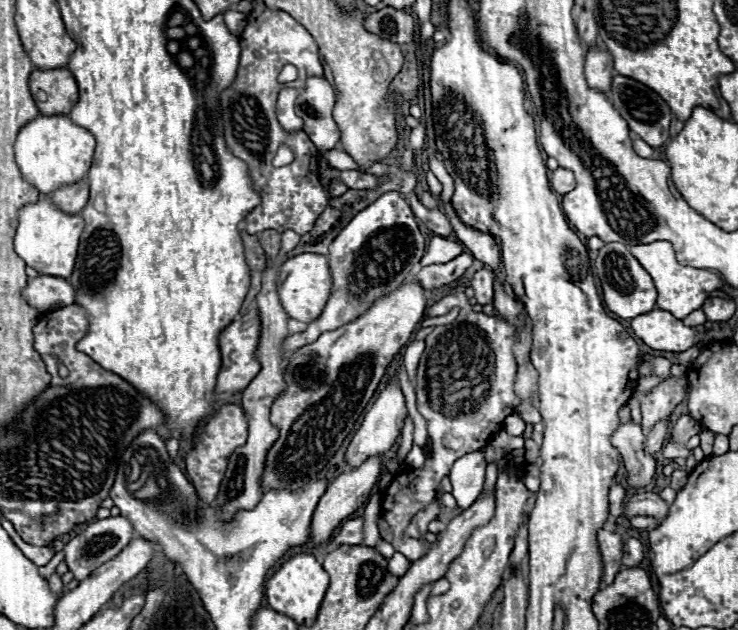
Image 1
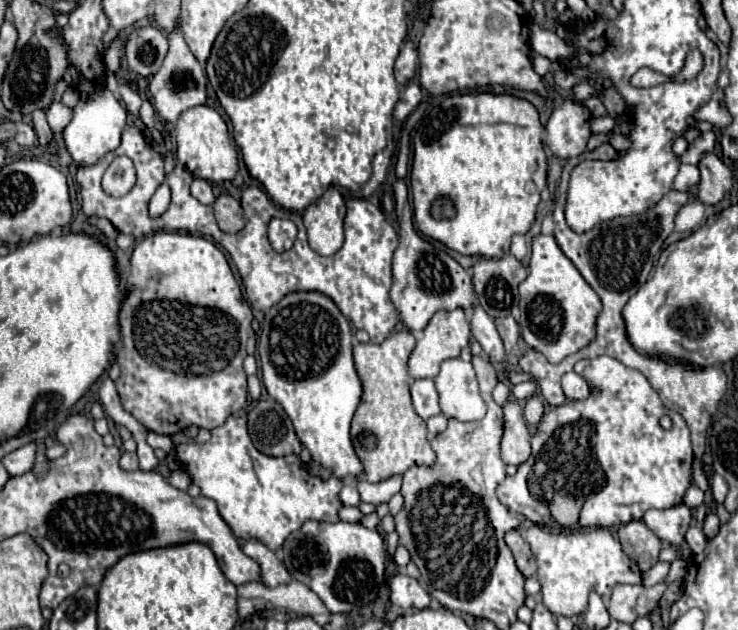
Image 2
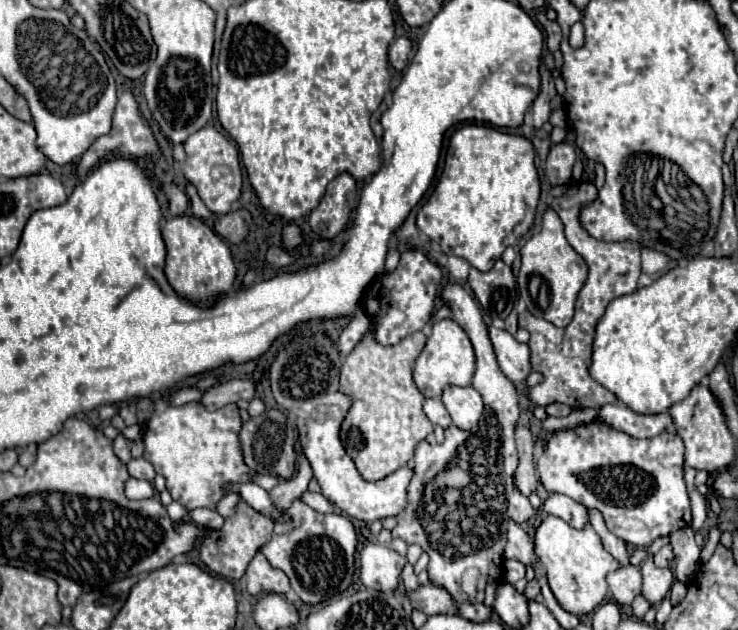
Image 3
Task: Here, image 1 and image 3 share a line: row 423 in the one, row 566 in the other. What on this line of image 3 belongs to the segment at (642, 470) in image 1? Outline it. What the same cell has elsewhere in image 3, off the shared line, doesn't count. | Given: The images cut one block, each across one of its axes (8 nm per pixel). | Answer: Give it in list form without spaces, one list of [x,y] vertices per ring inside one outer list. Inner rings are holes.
[[[634,566],[618,568],[616,572],[608,574],[608,586],[612,590],[614,600],[620,606],[630,606],[632,600],[640,594],[642,590],[642,574]]]

